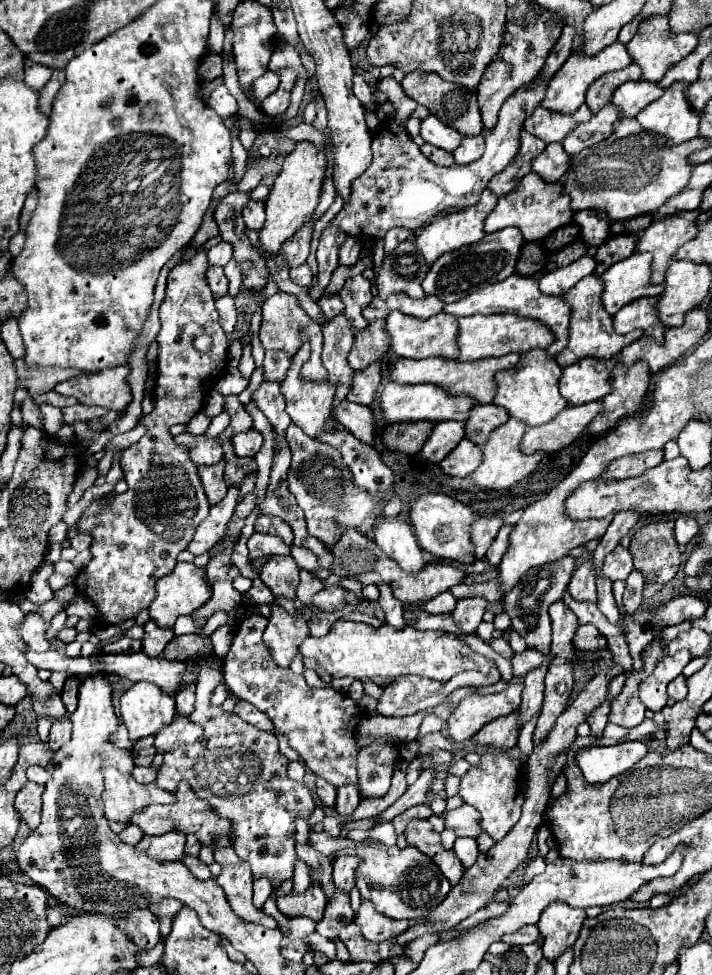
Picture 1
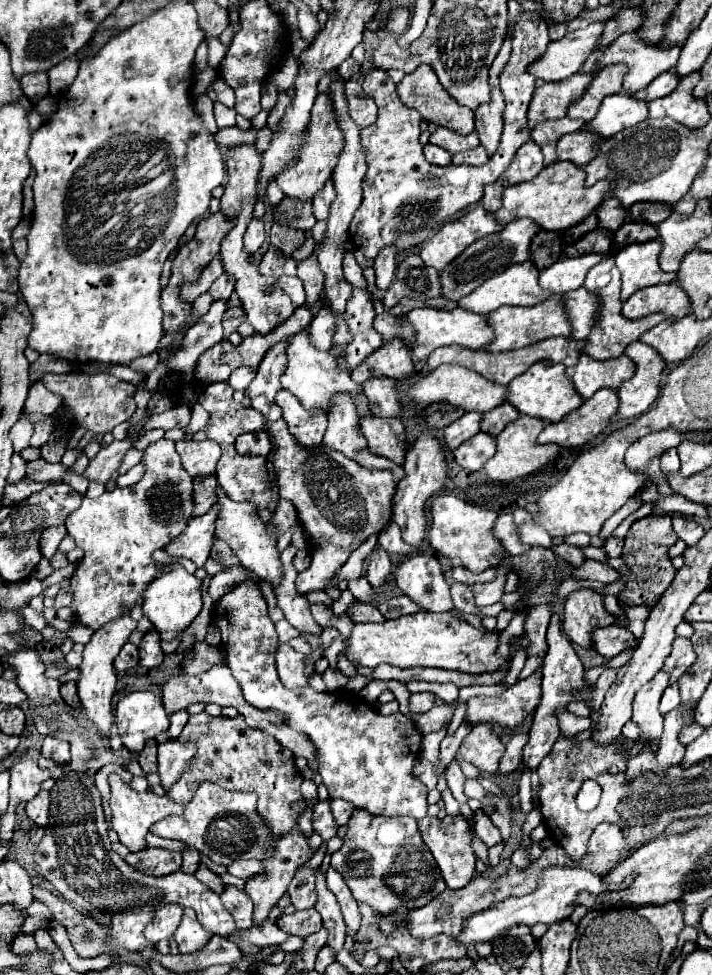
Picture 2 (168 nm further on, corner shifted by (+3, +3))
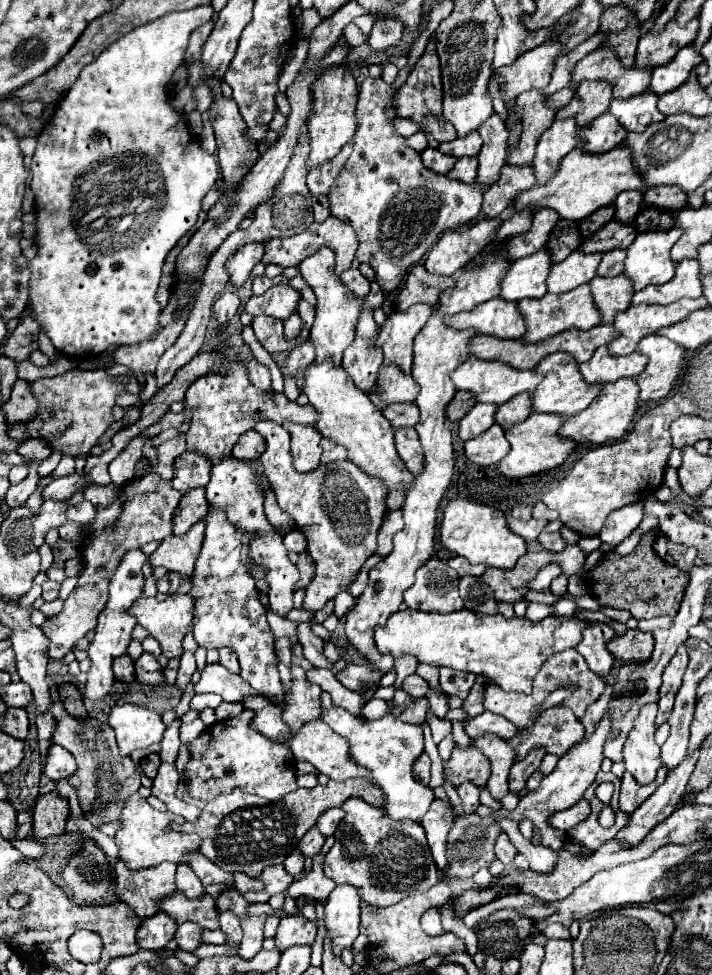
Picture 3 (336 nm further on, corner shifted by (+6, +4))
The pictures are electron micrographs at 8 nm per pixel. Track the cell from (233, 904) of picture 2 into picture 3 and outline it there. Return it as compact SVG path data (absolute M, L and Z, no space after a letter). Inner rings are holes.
M222 912L220 914L220 930L228 936L228 946L232 950L236 950L242 940L242 928L240 928L238 916L234 916L232 912Z

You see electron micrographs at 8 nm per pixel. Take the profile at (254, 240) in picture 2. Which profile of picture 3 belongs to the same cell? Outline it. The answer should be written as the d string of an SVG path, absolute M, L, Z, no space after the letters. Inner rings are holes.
M256 242L246 244L238 252L234 252L234 256L226 262L226 272L230 276L230 284L242 286L248 280L252 268L260 262L262 254L264 254L264 248L262 248L262 244L256 244Z

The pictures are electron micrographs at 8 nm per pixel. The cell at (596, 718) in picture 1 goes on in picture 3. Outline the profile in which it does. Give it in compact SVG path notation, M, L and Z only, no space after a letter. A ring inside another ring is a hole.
M530 752L530 756L526 756L526 760L520 760L512 766L512 770L510 770L510 792L518 794L522 788L526 788L528 778L538 770L542 758L544 758L542 752Z

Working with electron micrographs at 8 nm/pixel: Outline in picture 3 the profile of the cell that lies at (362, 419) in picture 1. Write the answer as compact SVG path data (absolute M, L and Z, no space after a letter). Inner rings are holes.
M414 428L396 430L396 448L406 468L412 474L420 474L424 468L424 454L422 454L422 446Z

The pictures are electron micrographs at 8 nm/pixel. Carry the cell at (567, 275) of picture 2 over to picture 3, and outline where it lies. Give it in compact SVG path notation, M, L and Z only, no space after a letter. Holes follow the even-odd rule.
M572 252L564 262L558 262L552 266L548 276L548 292L560 294L578 288L580 284L590 282L596 276L598 264L602 260L602 254L584 254L584 252Z

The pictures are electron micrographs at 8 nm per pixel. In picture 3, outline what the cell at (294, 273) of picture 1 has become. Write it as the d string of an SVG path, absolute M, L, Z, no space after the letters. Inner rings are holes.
M288 284L274 286L262 296L252 296L246 304L246 312L250 312L252 316L266 314L270 318L286 320L290 316L290 312L296 310L298 302L300 302L300 296L294 288L290 288Z

